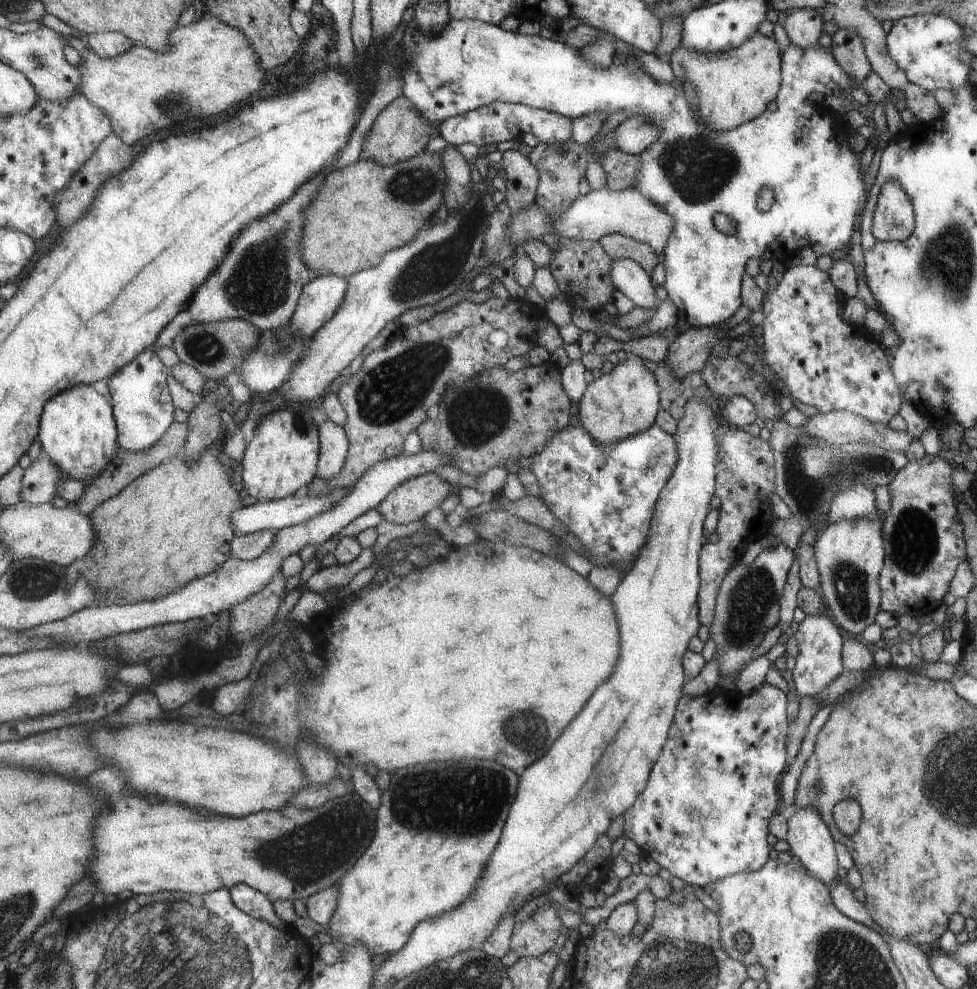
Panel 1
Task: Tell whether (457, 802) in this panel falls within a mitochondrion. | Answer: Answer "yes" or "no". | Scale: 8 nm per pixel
yes

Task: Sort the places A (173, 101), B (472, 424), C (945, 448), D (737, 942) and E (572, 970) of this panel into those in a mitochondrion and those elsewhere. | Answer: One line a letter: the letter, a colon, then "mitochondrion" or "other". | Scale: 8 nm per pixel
A: mitochondrion
B: mitochondrion
C: other
D: mitochondrion
E: other

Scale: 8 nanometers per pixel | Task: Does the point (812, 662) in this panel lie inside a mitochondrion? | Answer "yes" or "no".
no

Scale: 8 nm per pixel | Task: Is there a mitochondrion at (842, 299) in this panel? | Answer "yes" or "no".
no

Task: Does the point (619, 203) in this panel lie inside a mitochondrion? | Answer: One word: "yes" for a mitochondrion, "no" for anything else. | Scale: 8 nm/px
no

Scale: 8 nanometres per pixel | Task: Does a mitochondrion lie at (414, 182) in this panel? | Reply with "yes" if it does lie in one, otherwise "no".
yes

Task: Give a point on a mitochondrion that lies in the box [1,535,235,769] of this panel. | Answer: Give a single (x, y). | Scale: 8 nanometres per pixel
(33, 581)

